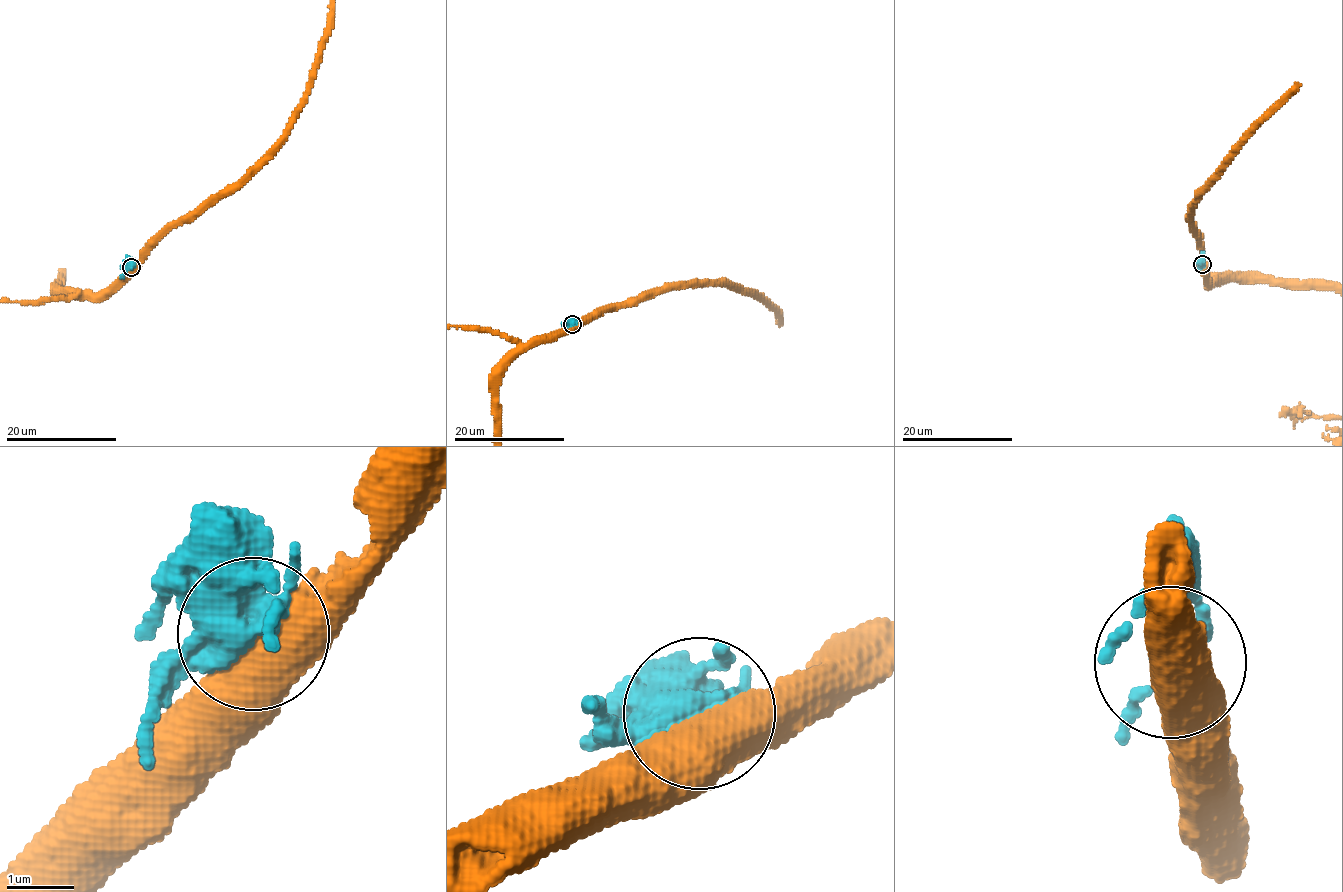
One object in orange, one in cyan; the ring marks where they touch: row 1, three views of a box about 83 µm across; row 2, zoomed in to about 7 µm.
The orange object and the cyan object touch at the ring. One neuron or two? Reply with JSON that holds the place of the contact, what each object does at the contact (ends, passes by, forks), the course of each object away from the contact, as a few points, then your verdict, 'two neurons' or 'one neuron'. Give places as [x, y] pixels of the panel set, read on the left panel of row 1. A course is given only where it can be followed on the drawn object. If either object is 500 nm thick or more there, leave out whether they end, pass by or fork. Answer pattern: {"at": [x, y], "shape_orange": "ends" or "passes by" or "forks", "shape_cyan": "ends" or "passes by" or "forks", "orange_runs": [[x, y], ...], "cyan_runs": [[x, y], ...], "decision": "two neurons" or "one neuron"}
{"at": [131, 267], "cyan_runs": [[131, 267], [124, 271], [123, 279]], "decision": "two neurons"}

